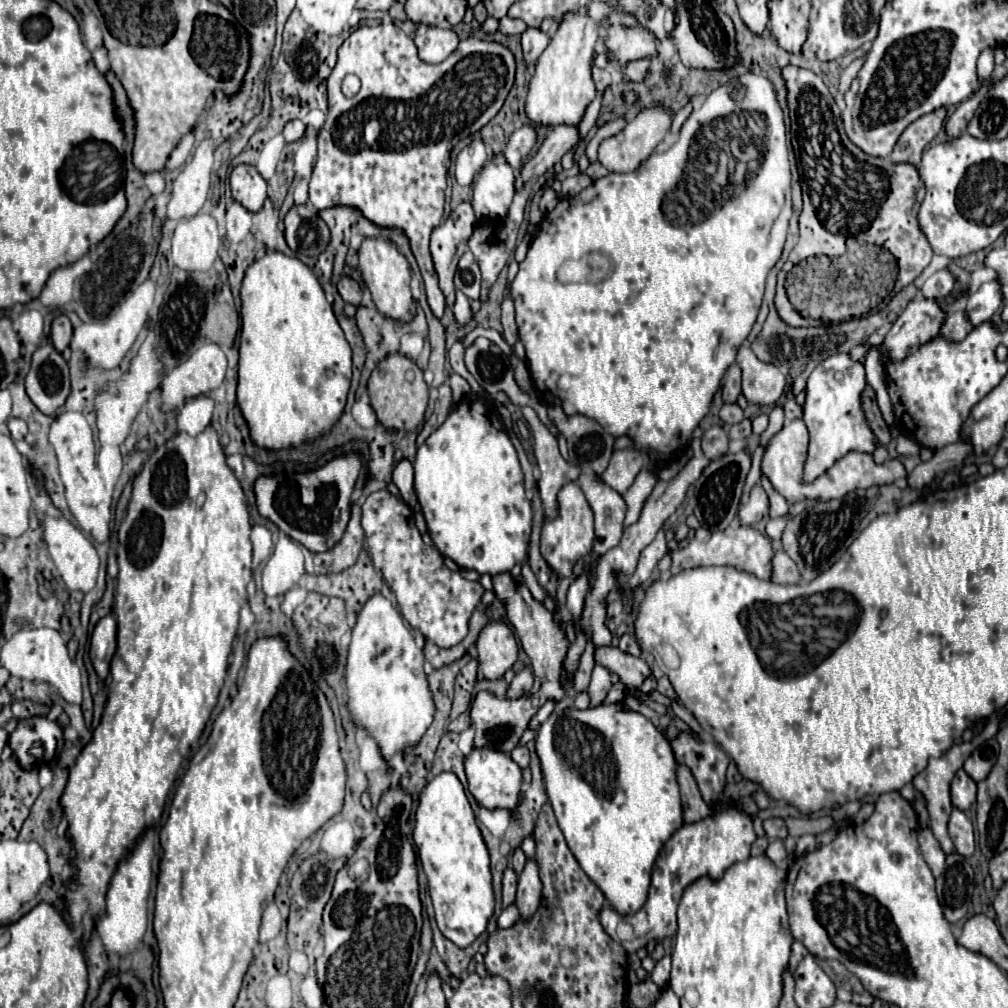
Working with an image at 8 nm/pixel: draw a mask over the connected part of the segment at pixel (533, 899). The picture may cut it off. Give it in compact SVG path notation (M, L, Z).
M528 860L520 878L518 878L518 892L516 892L516 906L520 912L520 920L530 920L540 906L542 896L542 882L538 876L538 864Z

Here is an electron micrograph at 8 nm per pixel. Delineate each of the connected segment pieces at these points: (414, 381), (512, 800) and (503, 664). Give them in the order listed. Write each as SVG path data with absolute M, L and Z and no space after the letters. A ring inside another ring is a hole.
M388 354L372 372L368 380L370 406L374 408L378 422L388 430L416 430L424 422L428 406L428 386L422 378L422 370L402 354Z
M482 748L482 750L472 750L472 754L464 762L466 766L466 776L468 776L468 790L474 796L474 800L488 808L504 808L508 812L514 812L518 802L520 802L520 784L522 784L522 770L520 766L502 752L496 752L492 748Z
M488 622L476 640L478 670L484 678L502 678L518 658L518 642L512 628L504 622Z

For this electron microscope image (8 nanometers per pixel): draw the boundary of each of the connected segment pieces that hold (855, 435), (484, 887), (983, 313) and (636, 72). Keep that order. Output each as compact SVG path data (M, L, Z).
M834 354L820 362L806 382L806 402L802 406L802 420L810 432L810 450L804 468L804 482L816 480L824 474L836 460L840 460L850 450L874 452L876 436L870 430L862 406L860 394L866 386L864 366L848 358L848 354Z
M440 772L422 788L412 836L428 880L440 932L460 948L470 946L486 930L494 912L494 892L488 848L456 774Z
M992 280L982 284L976 292L968 294L968 302L966 302L966 316L968 322L972 326L978 326L986 320L990 320L990 316L1000 308L1002 304L1002 294L1000 294L1000 282Z
M636 60L636 62L630 62L622 68L624 72L624 80L632 80L632 82L642 82L644 76L646 76L646 70L650 66L650 60Z

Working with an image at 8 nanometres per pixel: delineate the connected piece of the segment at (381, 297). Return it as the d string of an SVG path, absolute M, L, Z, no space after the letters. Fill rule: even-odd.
M366 238L358 250L360 274L368 286L372 300L380 314L398 322L410 322L416 316L416 306L410 294L410 266L408 260L398 252L396 246L386 244L380 238Z

